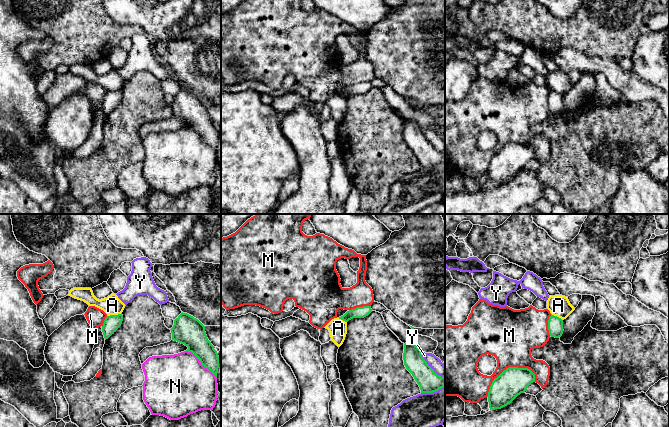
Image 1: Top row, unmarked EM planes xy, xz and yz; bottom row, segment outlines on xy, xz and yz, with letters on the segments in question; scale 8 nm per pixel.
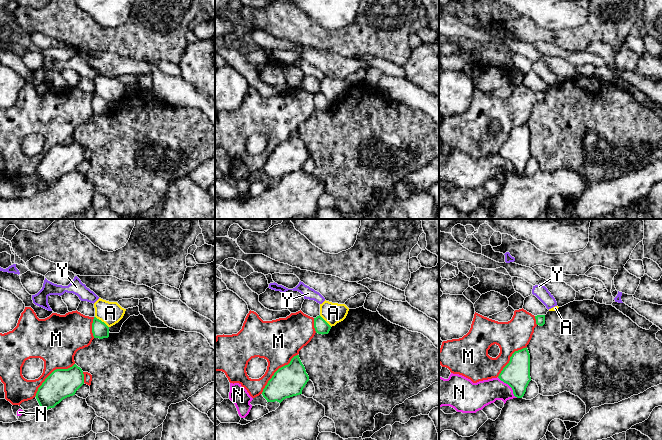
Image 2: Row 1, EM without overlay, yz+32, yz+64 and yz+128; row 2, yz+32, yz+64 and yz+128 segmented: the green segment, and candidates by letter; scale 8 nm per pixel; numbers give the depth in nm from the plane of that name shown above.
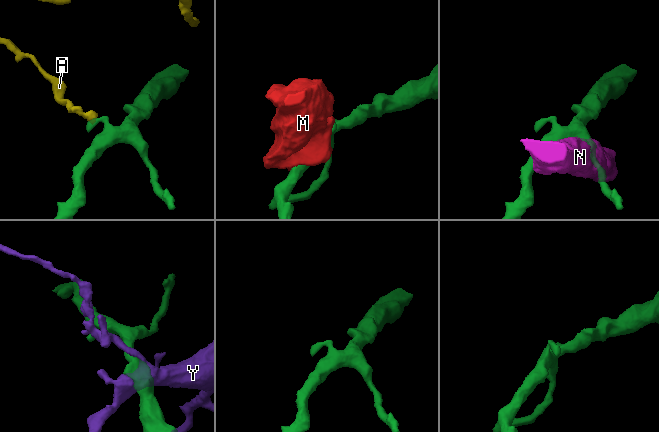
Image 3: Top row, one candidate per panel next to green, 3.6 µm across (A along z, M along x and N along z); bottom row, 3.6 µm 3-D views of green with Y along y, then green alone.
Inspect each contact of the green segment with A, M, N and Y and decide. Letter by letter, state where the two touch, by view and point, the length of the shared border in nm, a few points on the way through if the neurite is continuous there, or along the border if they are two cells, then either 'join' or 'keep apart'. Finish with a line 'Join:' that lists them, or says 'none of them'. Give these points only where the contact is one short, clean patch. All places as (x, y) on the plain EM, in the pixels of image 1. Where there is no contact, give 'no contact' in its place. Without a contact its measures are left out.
A: contact xy (114, 91); length 120 nm; border xy (121, 88), (107, 92); keep apart
M: contact yz (507, 144); length 440 nm; keep apart
N: contact xy (201, 139); length 340 nm; keep apart
Y: contact xz (429, 142); length 300 nm; keep apart
Join: none of them

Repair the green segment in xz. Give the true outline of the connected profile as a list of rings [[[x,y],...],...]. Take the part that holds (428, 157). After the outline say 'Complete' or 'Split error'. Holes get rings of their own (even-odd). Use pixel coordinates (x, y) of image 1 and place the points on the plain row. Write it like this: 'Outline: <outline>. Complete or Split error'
Outline: [[[404,120],[403,136],[406,145],[419,161],[421,169],[433,169],[445,163],[445,153],[441,153],[434,148],[415,120]]]. Complete

